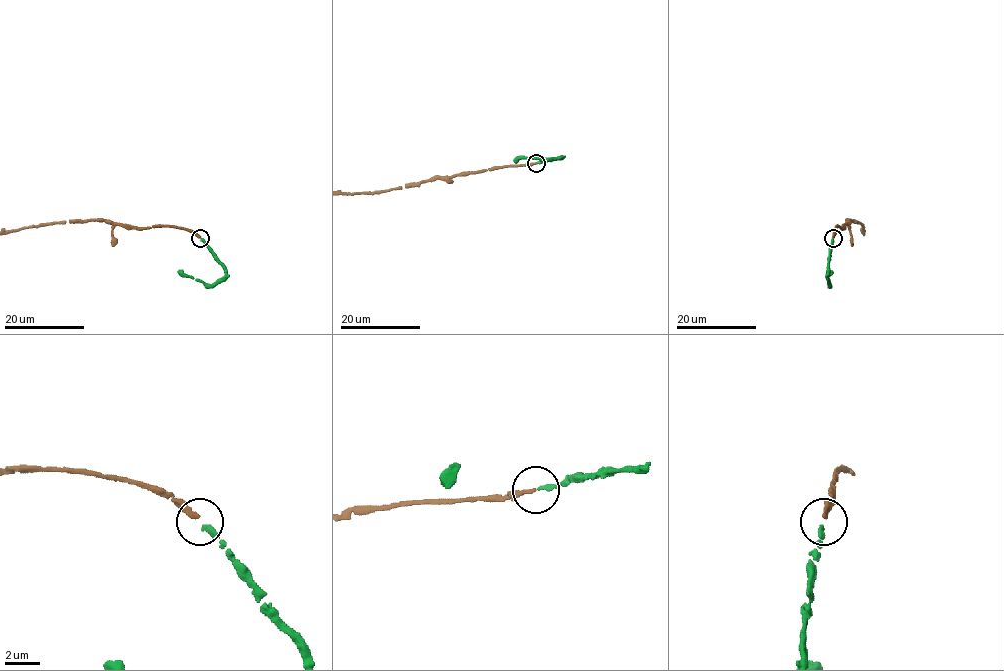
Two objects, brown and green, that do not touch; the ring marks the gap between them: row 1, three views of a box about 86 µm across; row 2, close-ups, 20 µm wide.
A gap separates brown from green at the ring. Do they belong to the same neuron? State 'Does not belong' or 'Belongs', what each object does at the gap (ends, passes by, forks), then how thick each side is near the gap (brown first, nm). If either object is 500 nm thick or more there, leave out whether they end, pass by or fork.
Belongs. At the ring brown ends. At the ring green ends. Thickness 240 nm (brown) against 280 nm

